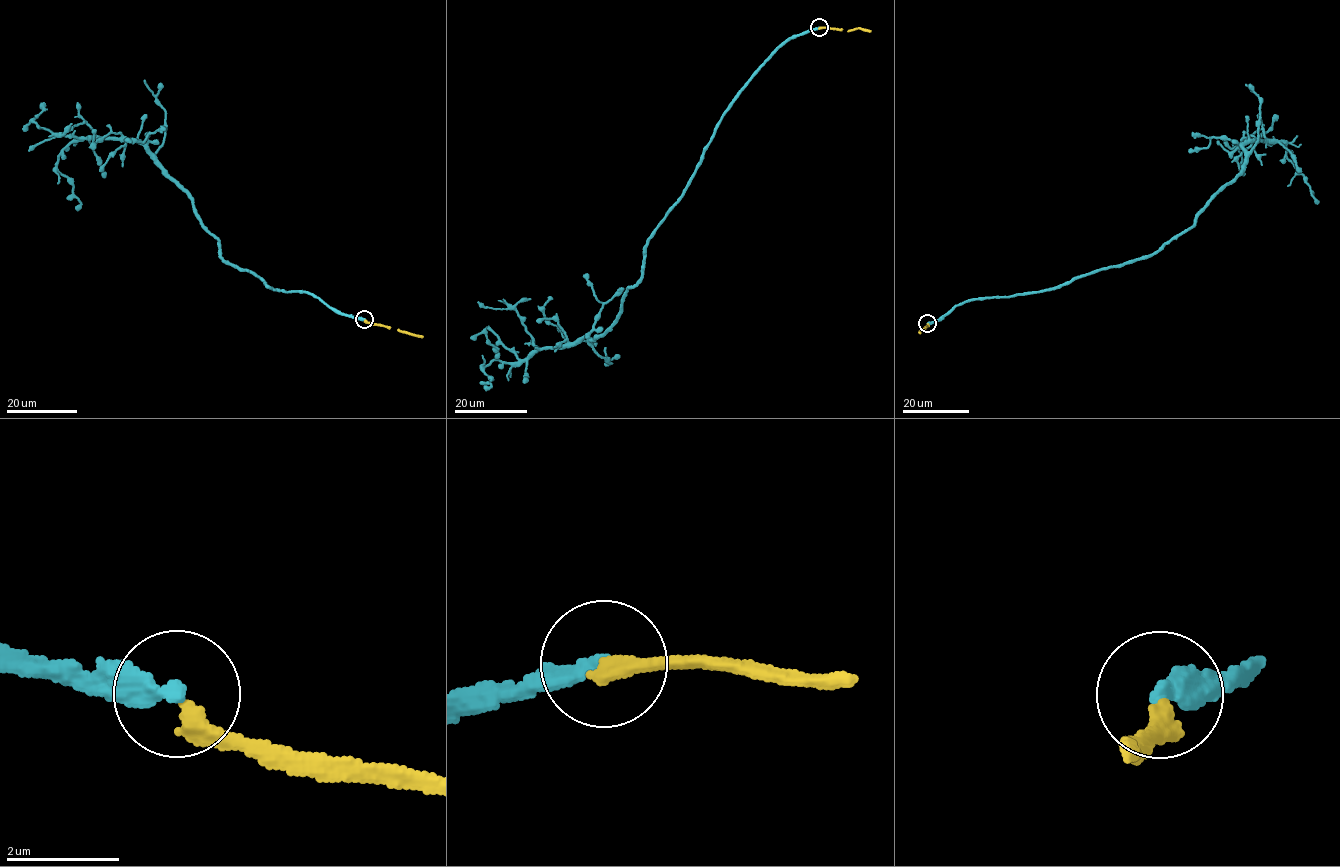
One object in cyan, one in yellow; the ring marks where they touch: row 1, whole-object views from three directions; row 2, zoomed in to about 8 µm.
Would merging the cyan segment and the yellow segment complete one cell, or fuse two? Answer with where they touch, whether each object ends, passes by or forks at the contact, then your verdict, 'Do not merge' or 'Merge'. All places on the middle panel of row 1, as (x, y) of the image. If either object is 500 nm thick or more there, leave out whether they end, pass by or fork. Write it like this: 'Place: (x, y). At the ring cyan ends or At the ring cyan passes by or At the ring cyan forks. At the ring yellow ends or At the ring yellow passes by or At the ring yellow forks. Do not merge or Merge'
Place: (819, 27). At the ring cyan ends. At the ring yellow ends. Do not merge

